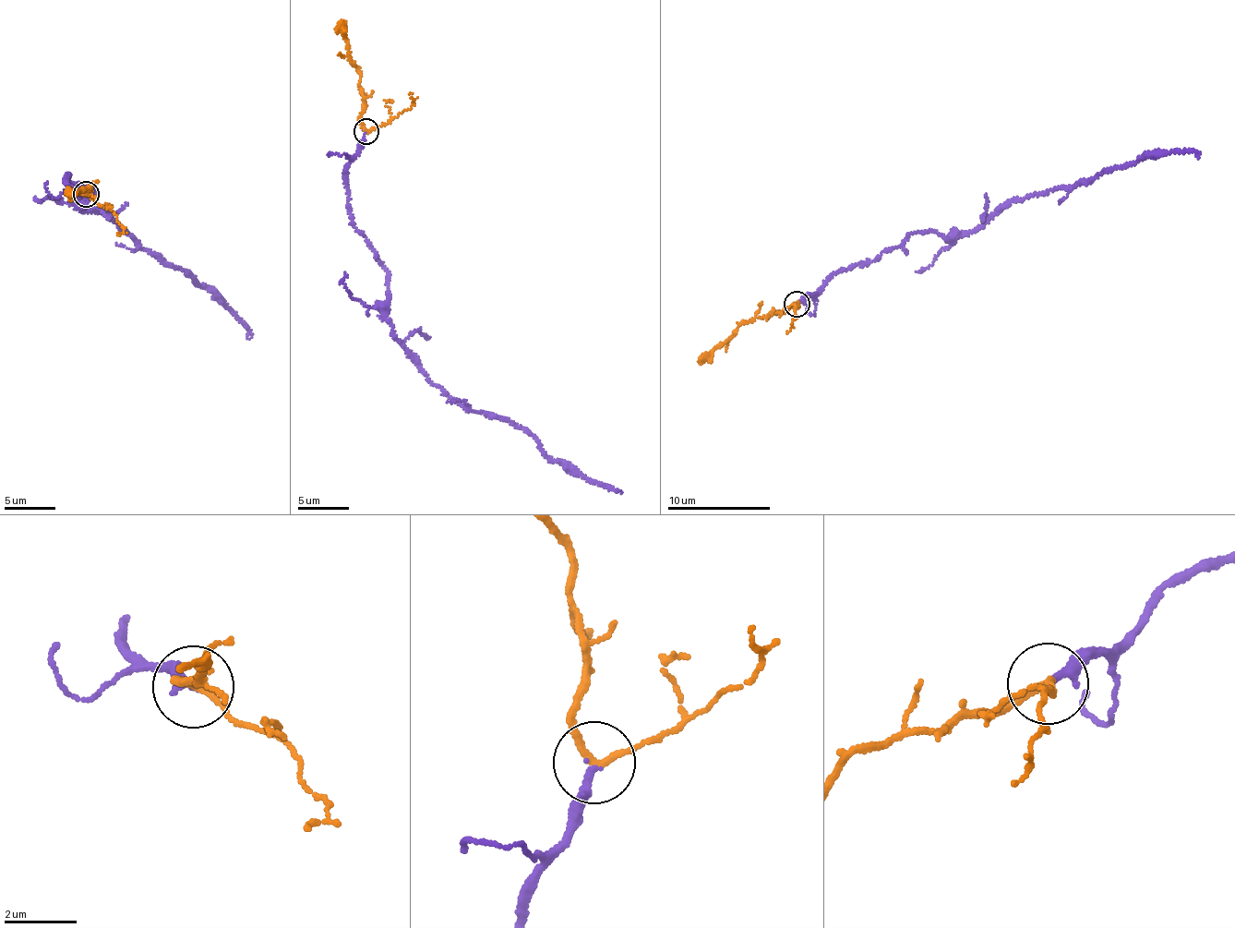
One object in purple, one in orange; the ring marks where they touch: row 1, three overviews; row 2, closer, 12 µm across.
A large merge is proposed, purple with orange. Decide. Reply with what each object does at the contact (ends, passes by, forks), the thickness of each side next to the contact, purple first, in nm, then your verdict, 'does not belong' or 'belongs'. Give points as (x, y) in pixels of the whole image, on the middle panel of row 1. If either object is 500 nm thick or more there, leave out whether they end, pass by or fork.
purple ends | orange passes by | 240/180 nm | belongs

